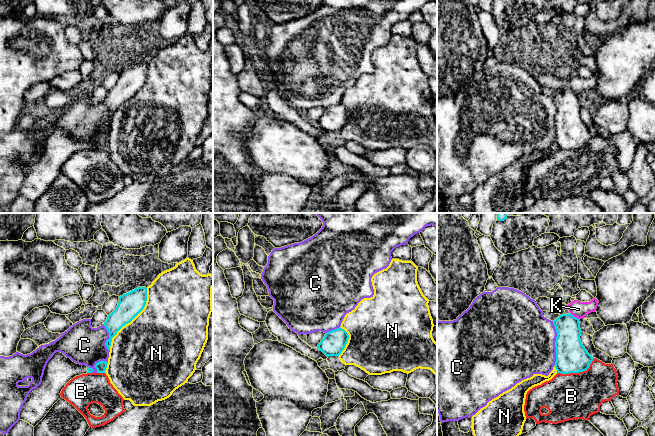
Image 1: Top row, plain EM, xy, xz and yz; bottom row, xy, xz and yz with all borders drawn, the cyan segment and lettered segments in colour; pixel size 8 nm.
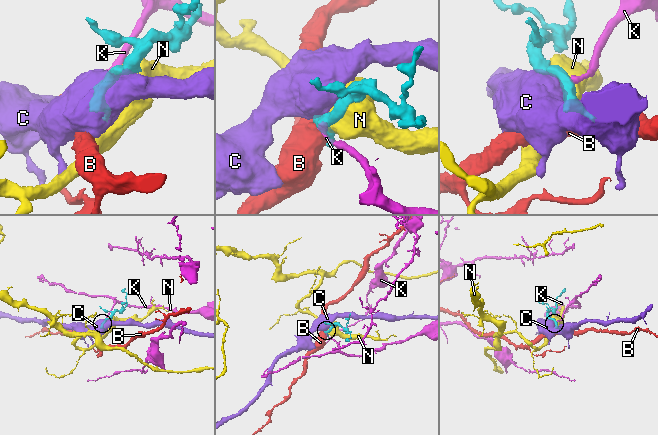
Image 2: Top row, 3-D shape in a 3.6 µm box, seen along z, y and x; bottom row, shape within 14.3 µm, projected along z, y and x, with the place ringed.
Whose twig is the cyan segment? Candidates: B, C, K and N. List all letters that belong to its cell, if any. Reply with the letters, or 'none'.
none

